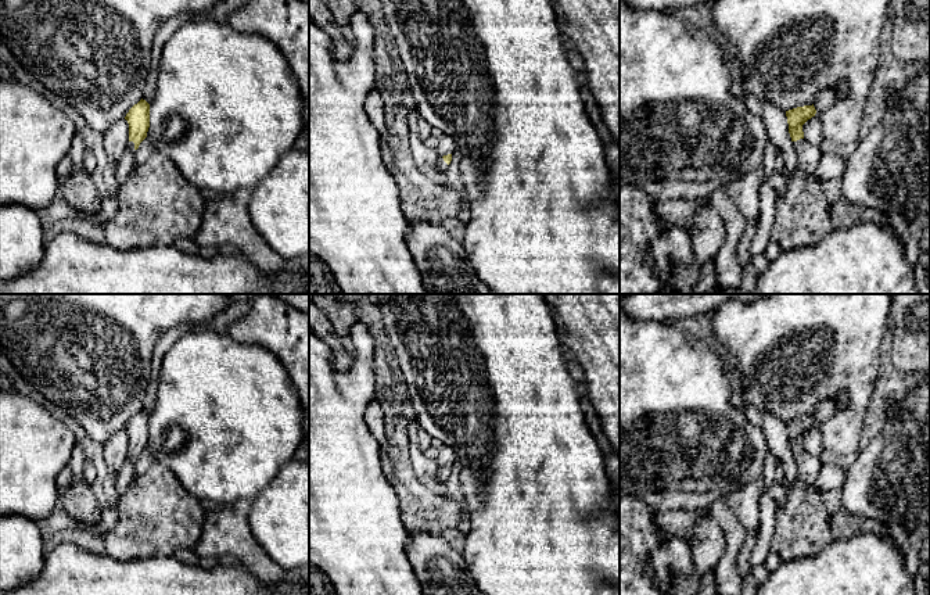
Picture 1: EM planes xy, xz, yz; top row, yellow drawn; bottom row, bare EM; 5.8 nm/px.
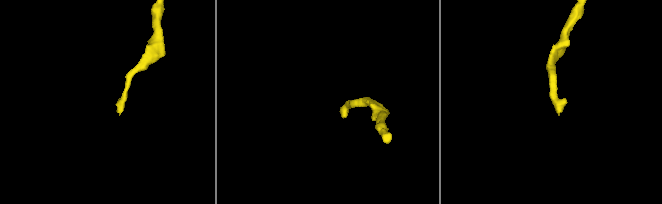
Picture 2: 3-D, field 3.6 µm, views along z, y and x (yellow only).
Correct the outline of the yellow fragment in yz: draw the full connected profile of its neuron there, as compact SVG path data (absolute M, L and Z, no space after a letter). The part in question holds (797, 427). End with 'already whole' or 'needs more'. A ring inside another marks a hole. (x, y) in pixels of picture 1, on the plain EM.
M834 401L822 402L812 416L797 417L786 422L789 444L798 469L798 480L805 485L815 487L822 462L804 449L802 436L812 427L818 429L836 412Z; needs more

